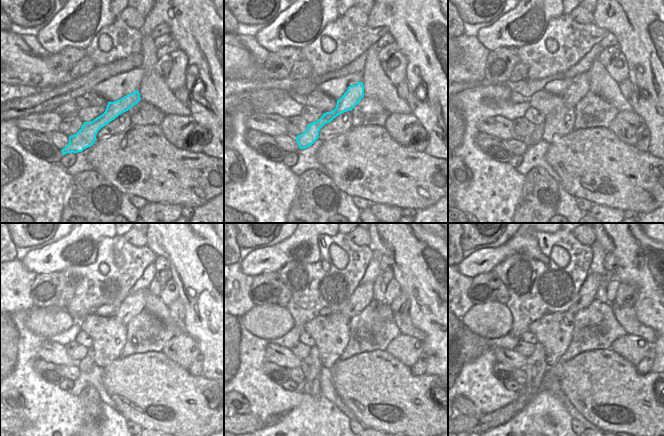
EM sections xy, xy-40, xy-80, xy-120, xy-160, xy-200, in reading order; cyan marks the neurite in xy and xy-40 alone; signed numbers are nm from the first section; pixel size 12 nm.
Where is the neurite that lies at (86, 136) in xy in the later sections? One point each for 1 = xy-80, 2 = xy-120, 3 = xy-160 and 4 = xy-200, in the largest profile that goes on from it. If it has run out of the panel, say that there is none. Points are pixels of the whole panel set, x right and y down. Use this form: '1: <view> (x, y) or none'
1: xy-80 (579, 87)
2: xy-120 (134, 303)
3: xy-160 (363, 295)
4: xy-200 (586, 295)

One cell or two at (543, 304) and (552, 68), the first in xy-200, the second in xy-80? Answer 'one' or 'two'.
one

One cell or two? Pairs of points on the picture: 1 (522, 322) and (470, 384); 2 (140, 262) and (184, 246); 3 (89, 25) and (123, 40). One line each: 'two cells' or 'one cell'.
1: two cells
2: two cells
3: two cells

